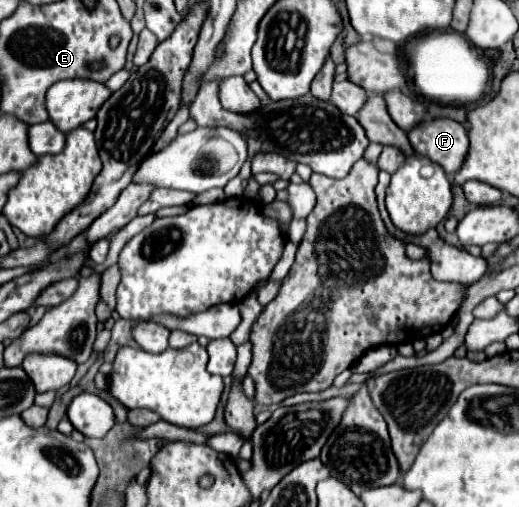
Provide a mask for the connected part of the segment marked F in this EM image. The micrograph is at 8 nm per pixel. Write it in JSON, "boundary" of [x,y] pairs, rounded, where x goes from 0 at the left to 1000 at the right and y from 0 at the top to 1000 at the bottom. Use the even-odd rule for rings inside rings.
{"boundary":[[[863,231],[817,239],[817,247],[786,262],[786,274],[805,306],[852,325],[863,345],[875,345],[890,329],[902,298],[898,250]]]}

